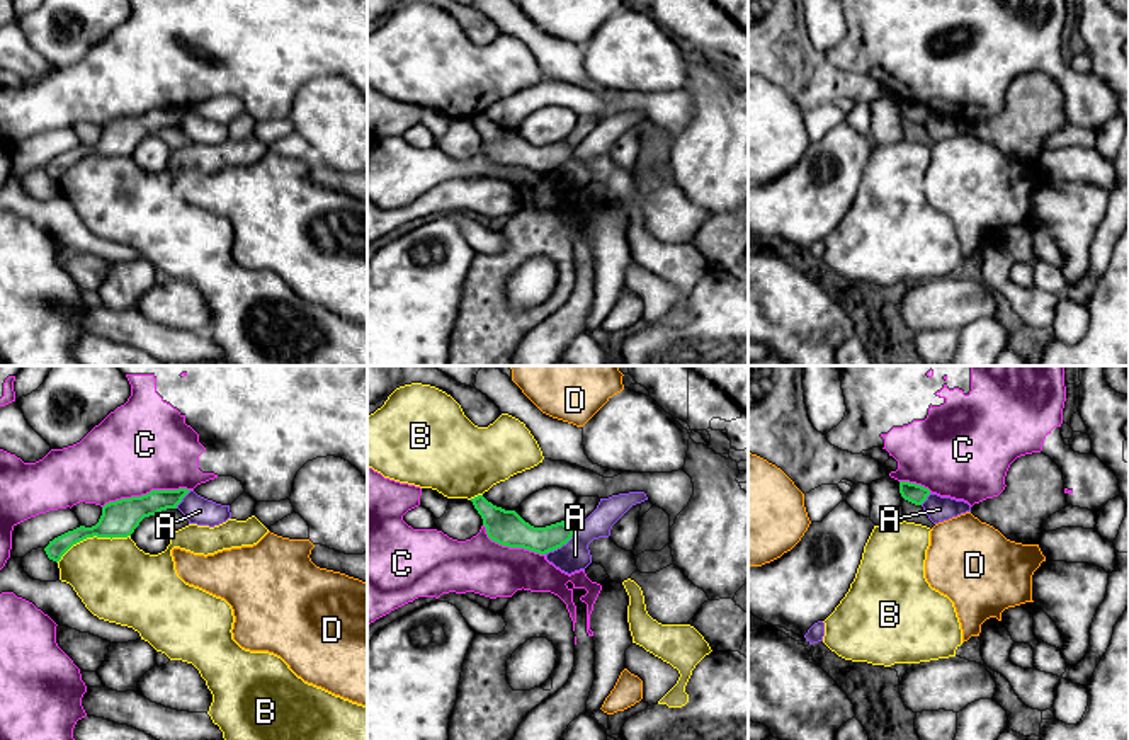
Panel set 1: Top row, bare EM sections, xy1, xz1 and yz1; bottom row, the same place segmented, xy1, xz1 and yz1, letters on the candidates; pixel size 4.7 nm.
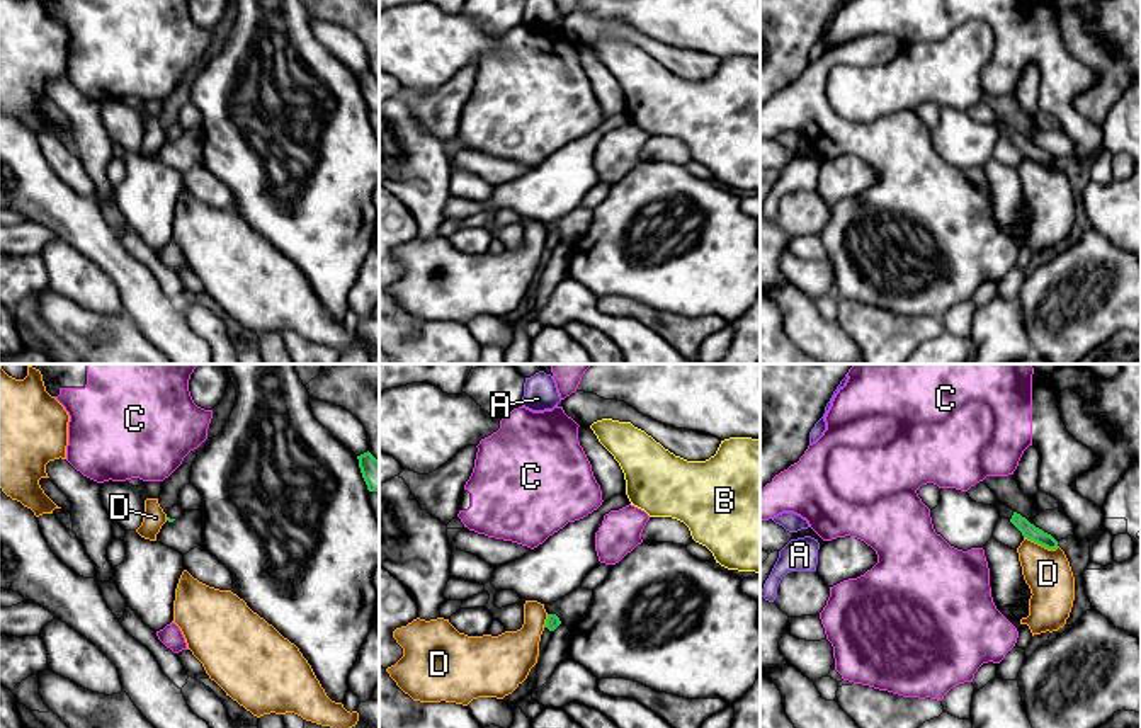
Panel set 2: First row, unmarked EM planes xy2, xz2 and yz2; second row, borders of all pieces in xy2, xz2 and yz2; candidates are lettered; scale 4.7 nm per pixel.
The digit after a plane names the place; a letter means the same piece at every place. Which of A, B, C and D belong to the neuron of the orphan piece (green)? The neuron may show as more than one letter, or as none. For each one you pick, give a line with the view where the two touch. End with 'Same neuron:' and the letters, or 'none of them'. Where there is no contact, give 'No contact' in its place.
Same neuron: none of them

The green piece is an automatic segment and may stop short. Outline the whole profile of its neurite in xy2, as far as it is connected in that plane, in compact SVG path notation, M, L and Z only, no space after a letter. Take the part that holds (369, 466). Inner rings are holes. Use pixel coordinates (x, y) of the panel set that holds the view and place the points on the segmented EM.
M367 451L360 456L359 468L369 492L379 492L379 461Z

